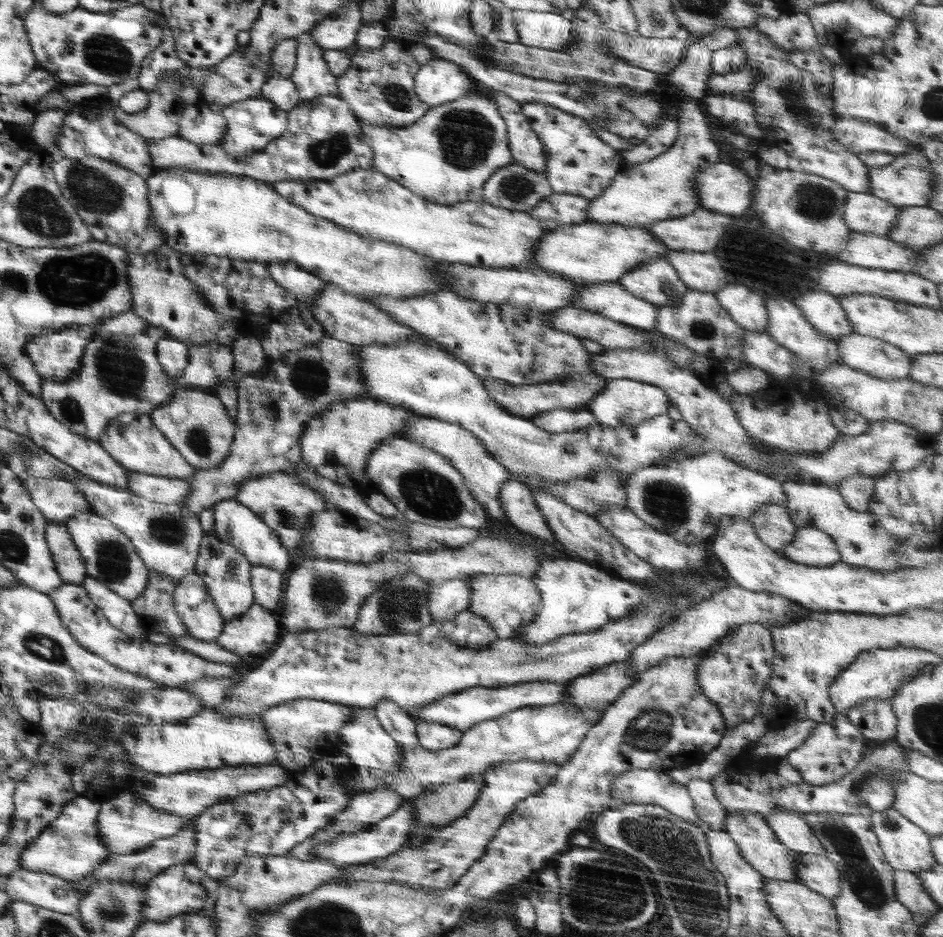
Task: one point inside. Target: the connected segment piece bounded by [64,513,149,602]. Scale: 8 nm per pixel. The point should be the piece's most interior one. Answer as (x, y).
(111, 556)

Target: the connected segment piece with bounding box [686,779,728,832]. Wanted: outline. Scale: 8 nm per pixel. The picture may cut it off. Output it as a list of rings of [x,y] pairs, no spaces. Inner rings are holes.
[[[692,780],[686,785],[691,800],[694,801],[694,810],[698,818],[702,820],[705,830],[724,832],[724,820],[728,814],[724,805],[716,798],[712,782],[704,780]]]

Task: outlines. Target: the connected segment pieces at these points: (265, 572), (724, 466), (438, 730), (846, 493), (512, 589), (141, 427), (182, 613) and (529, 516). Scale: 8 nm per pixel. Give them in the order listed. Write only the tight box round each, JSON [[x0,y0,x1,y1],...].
[[250,565,283,612],[626,449,786,543],[415,722,462,751],[837,476,876,512],[467,574,542,639],[100,412,196,479],[173,572,225,642],[500,478,556,542]]

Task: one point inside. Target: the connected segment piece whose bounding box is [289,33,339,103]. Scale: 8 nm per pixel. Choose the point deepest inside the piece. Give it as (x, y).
(312, 78)

